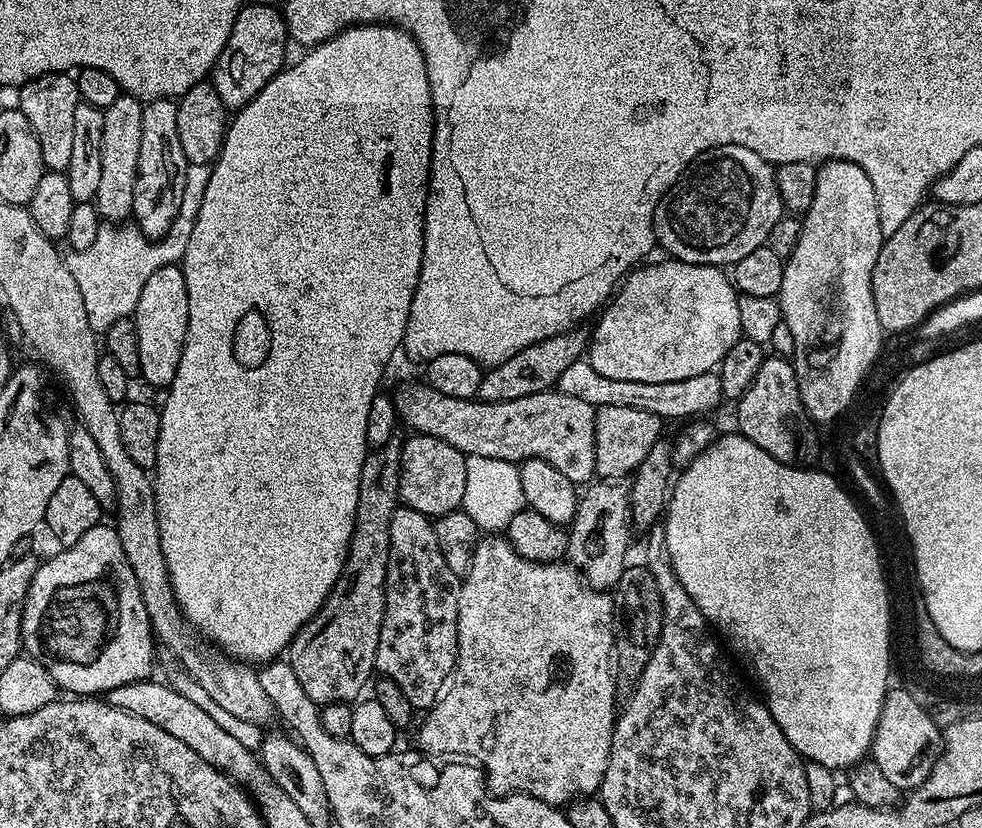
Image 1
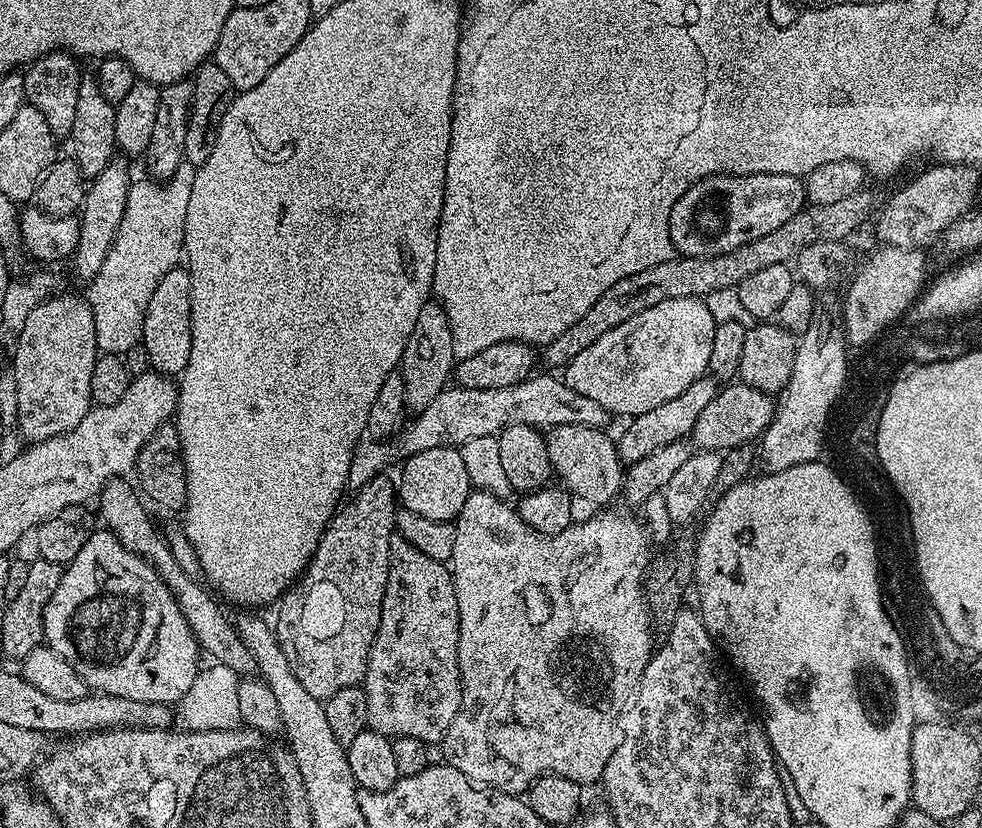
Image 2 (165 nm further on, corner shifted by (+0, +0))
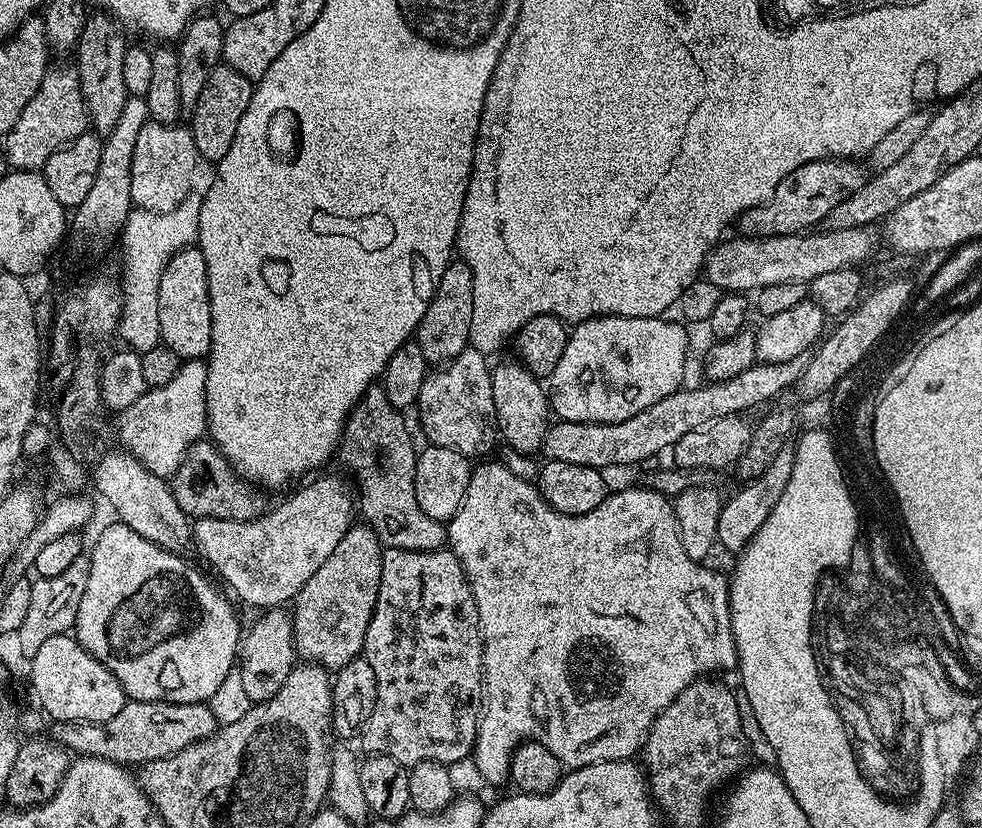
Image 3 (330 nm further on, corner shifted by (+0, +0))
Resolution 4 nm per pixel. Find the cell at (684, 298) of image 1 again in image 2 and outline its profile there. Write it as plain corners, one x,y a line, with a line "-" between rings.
691,296
690,298
670,298
658,302
658,306
650,306
650,310
642,310
640,314
634,314
634,318
626,318
626,322
622,322
622,326
614,326
614,330
606,330
606,334
602,334
602,338
598,338
598,342
586,346
586,350
582,350
582,354
578,354
578,358
574,358
566,365
567,385
578,395
584,395
586,398
598,402
613,417
616,415
631,418
638,414
646,414
650,410
654,410
654,406
662,406
662,402
670,402
670,398
678,398
678,394
682,394
682,390
686,390
686,386
690,386
690,382
694,382
708,372
710,349
714,346
714,330
717,323
717,317
708,309
707,303
703,299

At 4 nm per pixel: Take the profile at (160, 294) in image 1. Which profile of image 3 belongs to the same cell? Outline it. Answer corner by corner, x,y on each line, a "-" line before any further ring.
199,247
183,248
172,255
162,270
162,282
158,282
158,326
163,347
169,348
181,361
207,357
212,337
210,318
210,294
206,278
206,258
202,258

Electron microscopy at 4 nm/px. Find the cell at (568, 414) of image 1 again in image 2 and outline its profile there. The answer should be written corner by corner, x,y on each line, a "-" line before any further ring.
564,424
553,427
547,433
548,453
552,463
552,471
558,477
559,483
572,493
577,501
585,500
588,504
600,504
596,506
608,506
615,496
621,495
624,486
625,465
620,459
616,449
616,440
608,437
607,431
599,427
584,424

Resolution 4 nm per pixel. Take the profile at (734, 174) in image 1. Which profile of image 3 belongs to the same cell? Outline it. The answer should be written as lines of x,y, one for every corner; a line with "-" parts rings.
855,159
811,160
809,164
803,164
797,172
791,172
765,204
740,213
738,225
740,224
741,230
744,231
741,233
748,238
807,233
824,221
830,210
838,206
838,202
854,195
864,185
865,179
865,165

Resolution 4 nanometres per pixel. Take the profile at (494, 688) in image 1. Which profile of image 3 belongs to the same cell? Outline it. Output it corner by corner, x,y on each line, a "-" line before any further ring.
496,462
496,464
479,464
480,463
477,463
475,467
473,467
472,477
466,486
466,498
462,502
462,506
452,515
452,519
447,521
446,544
450,551
459,558
460,565
464,567
468,585
472,588
474,602
478,606
480,641
484,644
484,708
480,712
480,725
476,731
476,747
473,748
471,754
471,759
476,762
478,770
481,771
483,783
490,786
490,784
500,784
503,780
507,781
509,779
512,771
512,755
516,752
516,747
519,746
519,744
523,744
525,740
536,740
542,746
546,746
546,750
550,750
550,754
554,754
559,758
561,765
568,770
581,768
582,766
590,766
594,762
627,760
635,757
637,753
641,751
644,745
644,739
648,737
648,731
652,728
652,723
660,717
660,711
666,706
670,706
670,702
674,702
674,698
678,698
678,694
682,694
682,690
686,690
686,686
693,684
701,673
720,674
716,672
722,671
723,668
735,669
737,667
736,643
734,642
734,634
732,633
732,611
730,610
730,602
728,601
729,577
725,575
725,573
723,576
720,572
711,572
710,569
704,568
708,566
691,560
686,554
686,550
682,546
680,531
678,530
676,510
673,501
665,496
663,492
655,491
648,486
645,486
645,488
628,488
625,492
613,491
594,510
590,510
581,516
567,516
561,512
555,512
553,508
544,501
544,497
540,494
539,487
537,487
535,483
529,482
523,476
516,476
503,462

